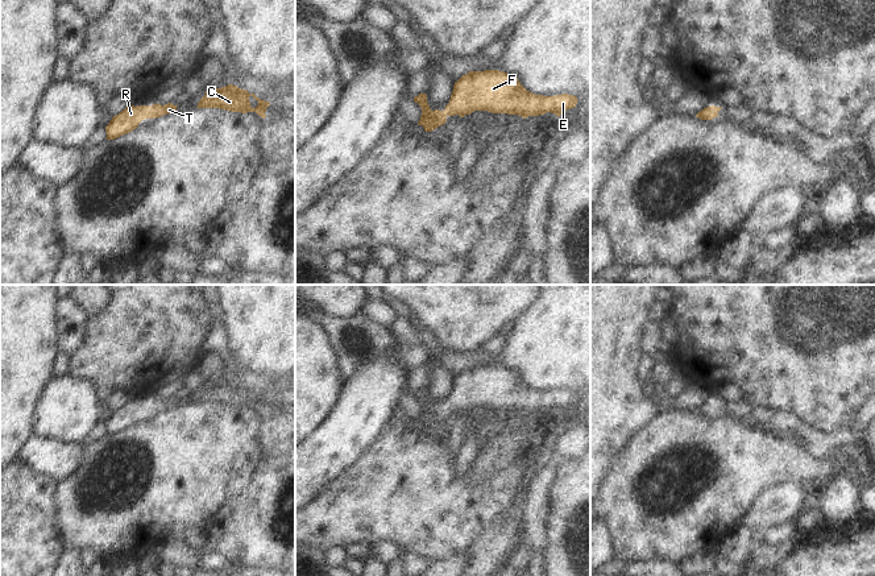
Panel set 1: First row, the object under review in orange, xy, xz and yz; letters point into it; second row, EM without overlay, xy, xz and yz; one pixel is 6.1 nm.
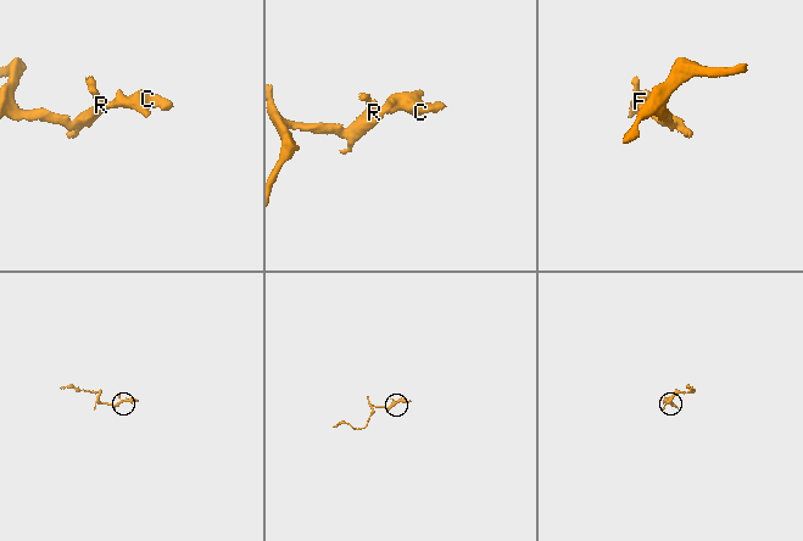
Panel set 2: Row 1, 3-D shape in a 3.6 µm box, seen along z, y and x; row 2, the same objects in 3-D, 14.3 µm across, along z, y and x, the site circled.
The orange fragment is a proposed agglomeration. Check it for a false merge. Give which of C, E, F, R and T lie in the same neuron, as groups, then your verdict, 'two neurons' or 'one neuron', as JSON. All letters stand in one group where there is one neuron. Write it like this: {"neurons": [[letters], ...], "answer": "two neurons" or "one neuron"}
{"neurons": [["C", "E", "F", "R", "T"]], "answer": "one neuron"}

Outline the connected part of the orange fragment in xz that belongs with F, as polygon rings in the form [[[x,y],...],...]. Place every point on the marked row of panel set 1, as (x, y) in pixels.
[[[498,70],[469,71],[455,82],[449,103],[443,111],[432,111],[427,95],[414,98],[422,108],[418,125],[431,132],[445,124],[448,116],[464,117],[474,111],[518,115],[523,119],[547,112],[560,115],[577,104],[577,98],[568,94],[543,96],[527,91],[518,78]]]

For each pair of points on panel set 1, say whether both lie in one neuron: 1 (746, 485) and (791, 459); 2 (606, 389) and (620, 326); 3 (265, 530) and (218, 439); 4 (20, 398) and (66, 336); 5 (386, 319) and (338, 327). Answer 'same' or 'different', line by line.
1: same
2: same
3: different
4: different
5: different

